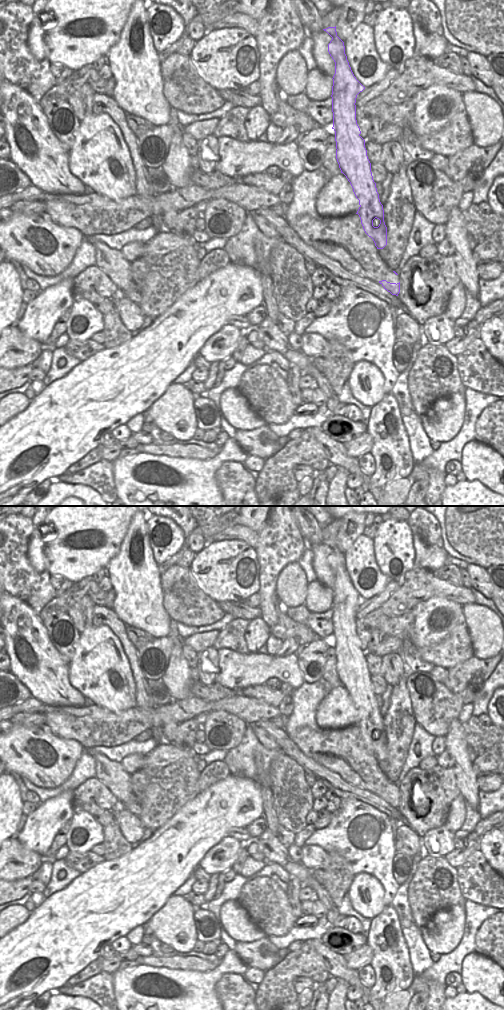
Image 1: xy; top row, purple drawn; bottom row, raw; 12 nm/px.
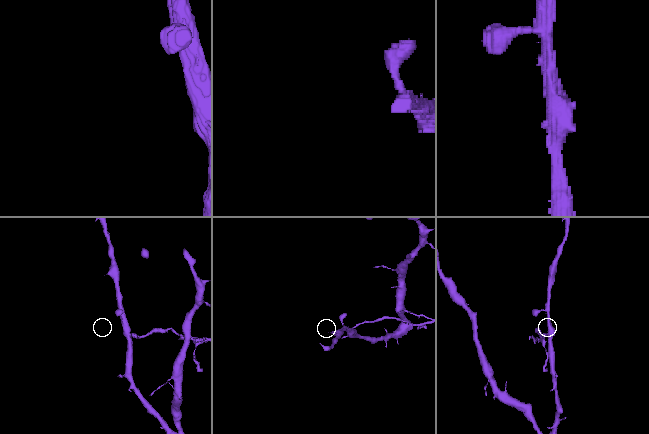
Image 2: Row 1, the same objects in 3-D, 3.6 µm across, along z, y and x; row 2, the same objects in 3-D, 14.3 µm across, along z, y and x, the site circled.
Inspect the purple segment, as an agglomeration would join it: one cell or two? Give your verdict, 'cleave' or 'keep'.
cleave

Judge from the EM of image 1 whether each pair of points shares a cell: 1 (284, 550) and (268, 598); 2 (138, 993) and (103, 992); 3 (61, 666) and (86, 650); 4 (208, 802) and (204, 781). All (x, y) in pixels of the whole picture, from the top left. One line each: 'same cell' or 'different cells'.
1: same cell
2: different cells
3: different cells
4: different cells

